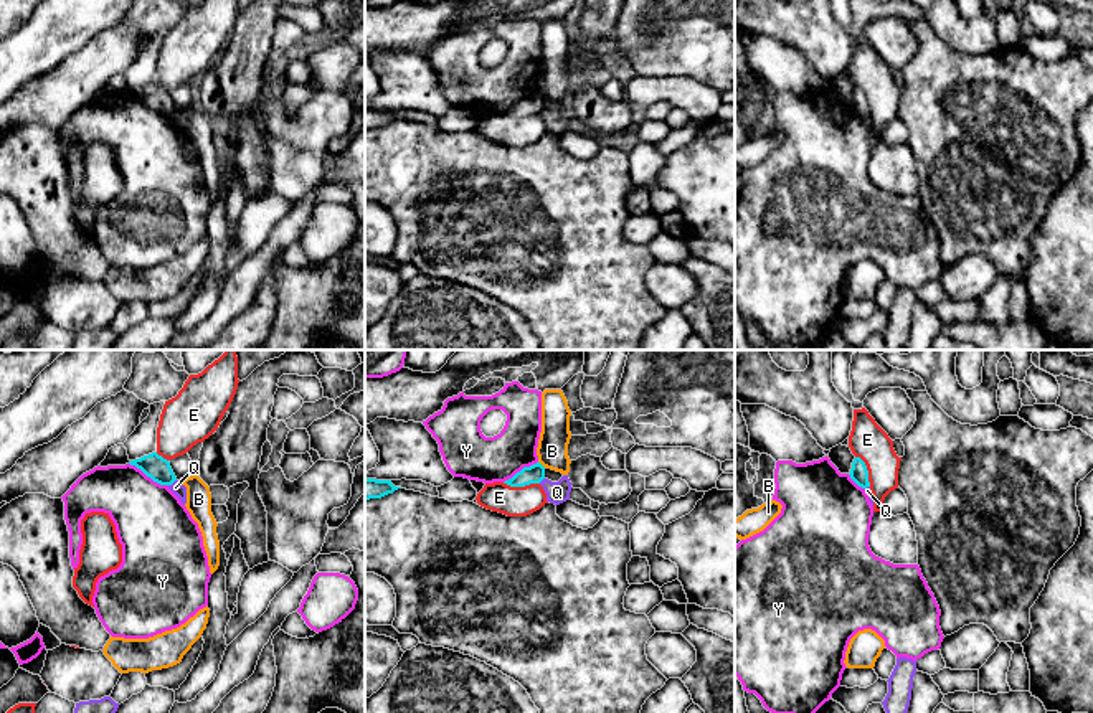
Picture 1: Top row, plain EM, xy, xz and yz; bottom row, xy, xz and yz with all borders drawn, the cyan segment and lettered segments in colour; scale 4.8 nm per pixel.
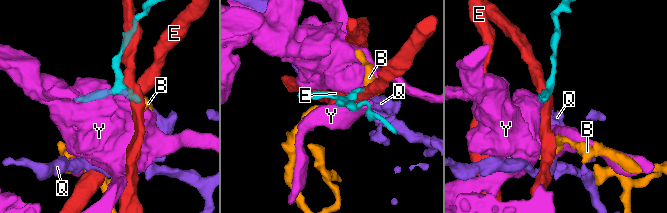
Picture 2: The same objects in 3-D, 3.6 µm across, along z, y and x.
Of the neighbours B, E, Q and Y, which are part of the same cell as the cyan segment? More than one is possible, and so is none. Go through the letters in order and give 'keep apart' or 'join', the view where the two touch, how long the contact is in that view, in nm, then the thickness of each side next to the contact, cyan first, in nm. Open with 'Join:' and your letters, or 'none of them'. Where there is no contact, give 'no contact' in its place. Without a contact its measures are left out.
Join: none of them
B: keep apart; contact in xz; length 50 nm; calibres 90 and 150 nm
E: keep apart; contact in xz; length 180 nm; calibres 90 and 140 nm
Q: keep apart; contact in xy; length 50 nm; calibres 120 and 60 nm
Y: keep apart; contact in xy; length 220 nm; calibres 120 and 360 nm

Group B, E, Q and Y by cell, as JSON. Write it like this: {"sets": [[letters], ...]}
{"sets": [["B"], ["E"], ["Q"], ["Y"]]}

